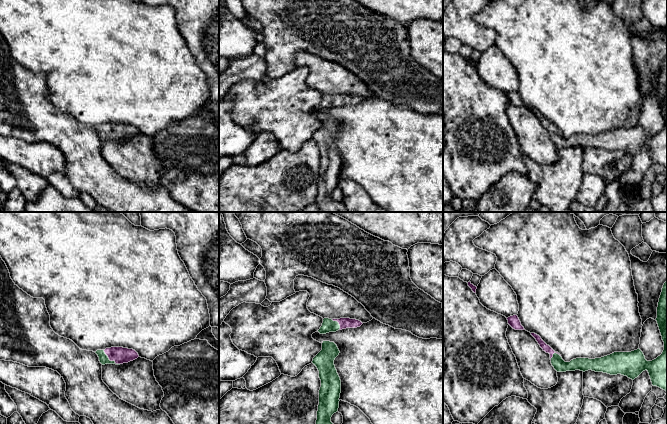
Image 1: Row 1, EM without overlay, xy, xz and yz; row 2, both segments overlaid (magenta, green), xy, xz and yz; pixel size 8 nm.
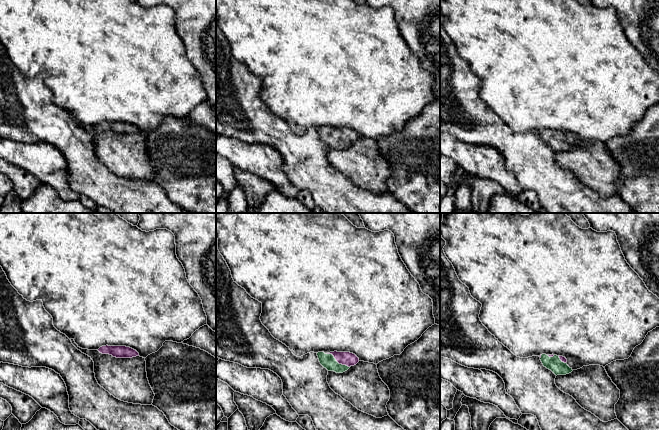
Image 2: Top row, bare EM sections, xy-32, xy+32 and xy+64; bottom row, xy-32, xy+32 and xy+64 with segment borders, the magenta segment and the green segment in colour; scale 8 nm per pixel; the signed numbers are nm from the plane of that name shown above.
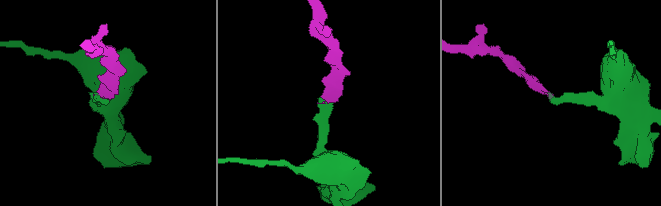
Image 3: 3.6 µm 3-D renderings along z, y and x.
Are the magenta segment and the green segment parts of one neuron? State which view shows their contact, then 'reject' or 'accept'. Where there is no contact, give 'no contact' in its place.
contact in xy; accept

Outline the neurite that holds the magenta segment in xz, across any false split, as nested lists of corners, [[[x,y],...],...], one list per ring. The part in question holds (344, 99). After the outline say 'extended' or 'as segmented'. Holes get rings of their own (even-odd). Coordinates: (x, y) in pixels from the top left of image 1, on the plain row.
[[[324,94],[322,102],[318,106],[320,110],[326,110],[329,108],[336,108],[338,106],[346,104],[357,104],[360,103],[363,99],[356,95],[350,94],[340,94],[340,95],[329,95]]]; extended

